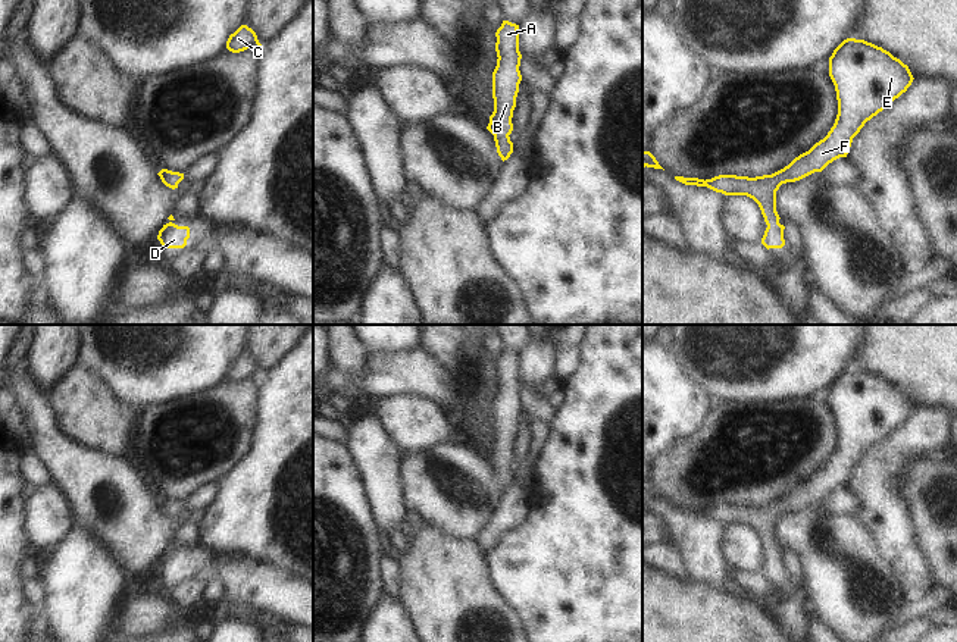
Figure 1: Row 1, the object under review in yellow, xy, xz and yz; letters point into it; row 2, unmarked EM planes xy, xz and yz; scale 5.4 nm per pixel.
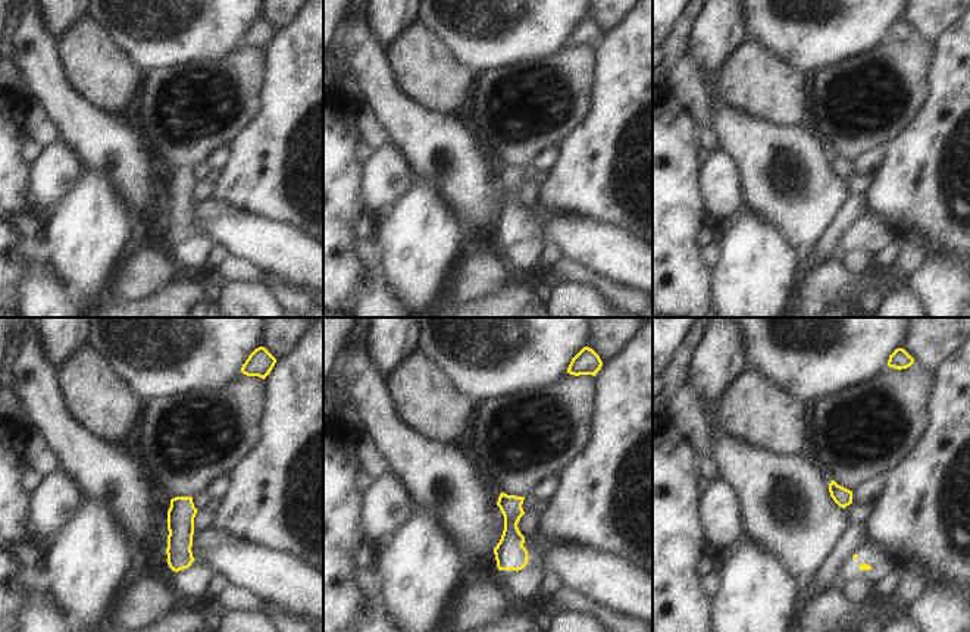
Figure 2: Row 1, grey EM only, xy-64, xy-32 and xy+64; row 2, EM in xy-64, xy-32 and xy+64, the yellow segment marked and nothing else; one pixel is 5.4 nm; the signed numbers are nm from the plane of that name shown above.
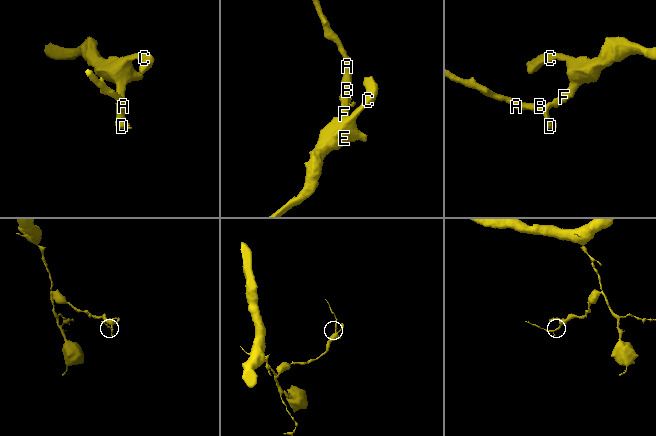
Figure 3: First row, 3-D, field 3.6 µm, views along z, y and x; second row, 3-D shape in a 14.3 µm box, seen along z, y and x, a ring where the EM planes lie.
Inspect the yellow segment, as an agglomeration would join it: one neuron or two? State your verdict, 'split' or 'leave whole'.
leave whole

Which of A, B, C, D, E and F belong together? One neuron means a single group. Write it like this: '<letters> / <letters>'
A B C D E F

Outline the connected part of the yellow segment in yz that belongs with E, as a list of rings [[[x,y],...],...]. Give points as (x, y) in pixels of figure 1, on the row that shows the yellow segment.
[[[844,40],[829,57],[829,76],[835,85],[838,115],[828,135],[788,166],[756,178],[719,175],[712,179],[675,176],[685,185],[707,187],[725,195],[753,198],[767,225],[761,244],[769,248],[785,245],[784,229],[776,212],[776,191],[782,184],[822,172],[829,163],[847,157],[853,138],[867,120],[898,98],[913,82],[907,65],[889,51],[864,40]]]

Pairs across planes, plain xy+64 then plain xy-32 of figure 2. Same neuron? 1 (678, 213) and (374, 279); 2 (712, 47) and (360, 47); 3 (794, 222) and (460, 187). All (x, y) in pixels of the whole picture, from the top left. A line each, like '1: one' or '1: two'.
1: two
2: two
3: one

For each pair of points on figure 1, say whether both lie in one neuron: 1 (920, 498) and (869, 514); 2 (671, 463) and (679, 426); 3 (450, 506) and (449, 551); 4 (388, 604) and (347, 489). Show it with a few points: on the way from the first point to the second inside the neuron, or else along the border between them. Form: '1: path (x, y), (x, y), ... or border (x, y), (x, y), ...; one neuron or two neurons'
1: border (903, 469), (898, 487), (912, 517), (915, 536); two neurons
2: border (704, 419), (693, 434), (678, 438), (657, 457); two neurons
3: border (425, 523), (456, 536), (474, 538); two neurons
4: border (382, 594), (363, 625); two neurons

